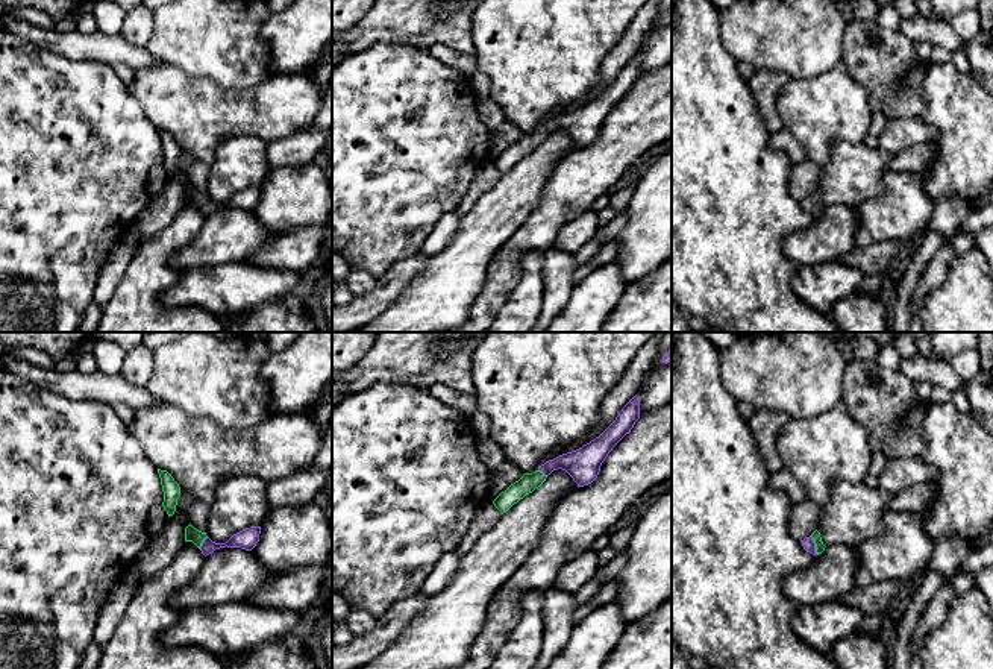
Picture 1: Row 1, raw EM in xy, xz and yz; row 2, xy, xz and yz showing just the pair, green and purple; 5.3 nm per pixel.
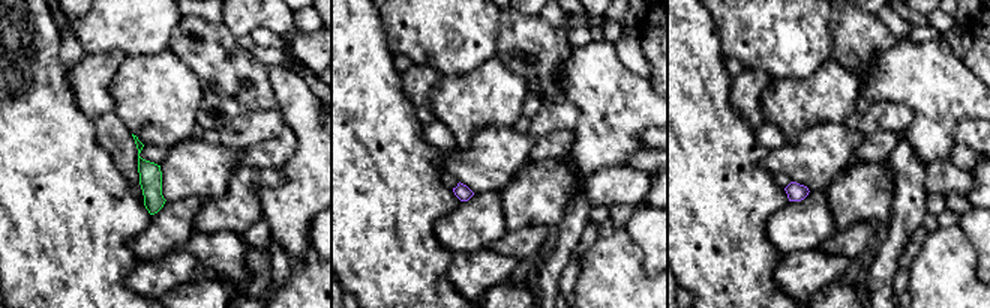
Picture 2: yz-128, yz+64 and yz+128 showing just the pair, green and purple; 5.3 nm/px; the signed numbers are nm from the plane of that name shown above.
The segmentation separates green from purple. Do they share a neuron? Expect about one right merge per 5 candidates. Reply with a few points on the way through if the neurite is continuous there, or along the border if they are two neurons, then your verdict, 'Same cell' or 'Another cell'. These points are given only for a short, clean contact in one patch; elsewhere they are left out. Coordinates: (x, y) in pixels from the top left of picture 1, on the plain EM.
Path across: yz (816, 196), (816, 205), (808, 204). Same cell

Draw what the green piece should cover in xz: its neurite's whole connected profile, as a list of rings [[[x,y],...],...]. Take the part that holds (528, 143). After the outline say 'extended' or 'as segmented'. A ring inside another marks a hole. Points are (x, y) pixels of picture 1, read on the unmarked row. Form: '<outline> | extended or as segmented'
[[[635,55],[599,97],[576,111],[546,121],[532,133],[525,133],[493,161],[494,167],[502,174],[506,173],[514,164],[538,149],[546,138],[558,129],[565,130],[578,147],[591,144],[597,138],[600,126],[608,114],[626,94],[631,93],[638,79],[640,59]]] | extended

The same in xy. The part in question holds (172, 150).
[[[158,129],[158,133],[161,138],[161,146],[162,146],[162,152],[164,152],[162,167],[170,177],[176,171],[177,159],[180,156],[180,147],[167,130]]] | as segmented

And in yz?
[[[817,190],[810,197],[805,197],[803,200],[800,200],[800,203],[803,209],[813,215],[822,214],[826,208]]] | extended

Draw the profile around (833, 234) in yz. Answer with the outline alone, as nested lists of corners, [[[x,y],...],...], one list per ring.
[[[832,205],[816,215],[810,228],[782,241],[782,250],[797,265],[817,265],[835,261],[857,247],[858,218],[850,206]]]

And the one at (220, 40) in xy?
[[[174,0],[153,11],[147,50],[158,59],[229,90],[259,86],[274,74],[271,49],[261,36],[270,11],[265,0]]]

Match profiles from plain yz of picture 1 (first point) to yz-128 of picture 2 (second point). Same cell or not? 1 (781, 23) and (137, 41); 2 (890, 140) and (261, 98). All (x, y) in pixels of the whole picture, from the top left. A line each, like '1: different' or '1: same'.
1: same
2: different

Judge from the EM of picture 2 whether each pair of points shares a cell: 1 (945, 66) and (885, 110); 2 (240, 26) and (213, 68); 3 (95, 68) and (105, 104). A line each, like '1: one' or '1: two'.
1: two
2: two
3: one

